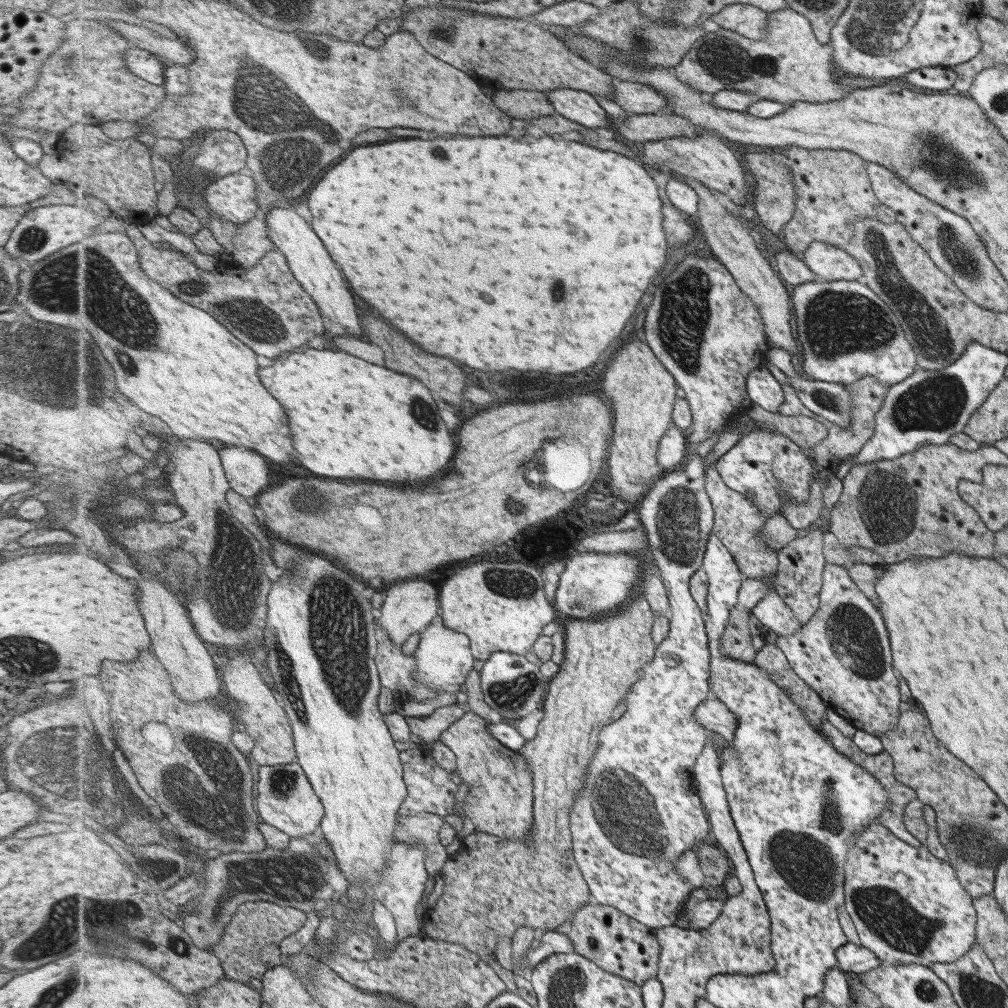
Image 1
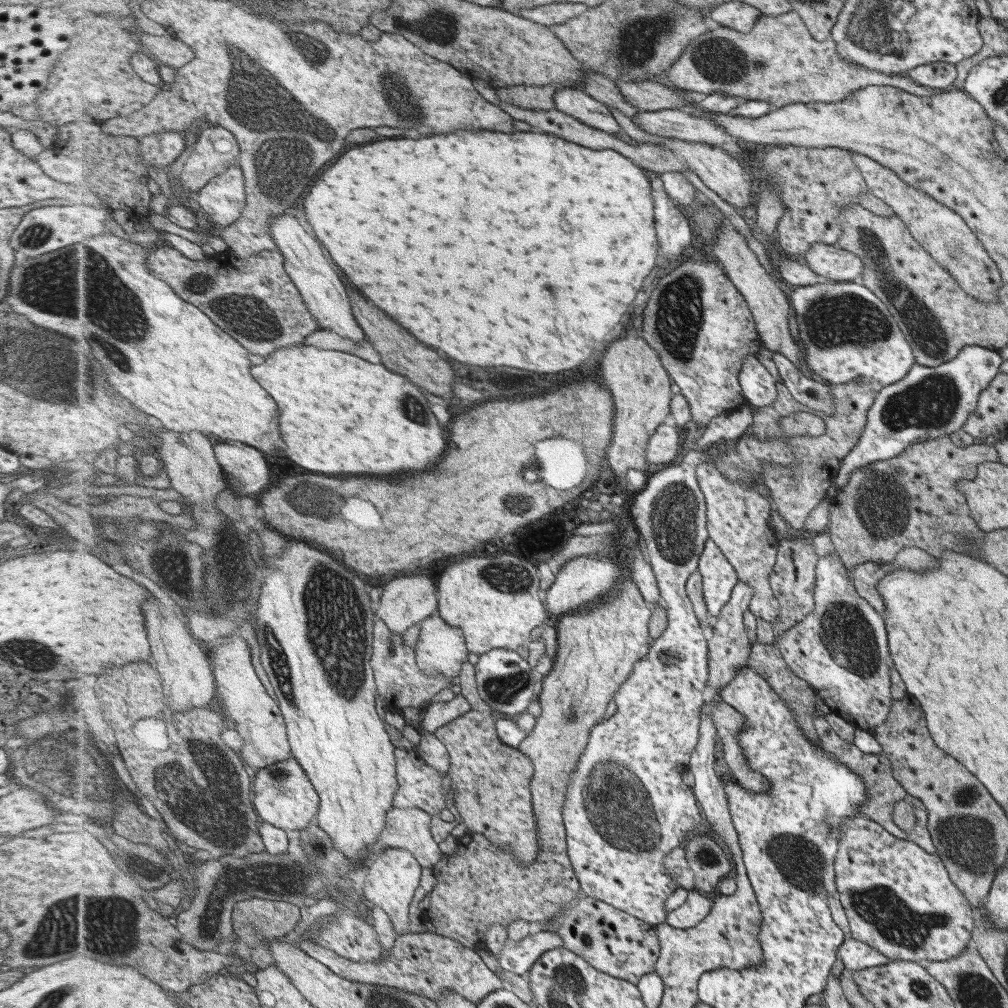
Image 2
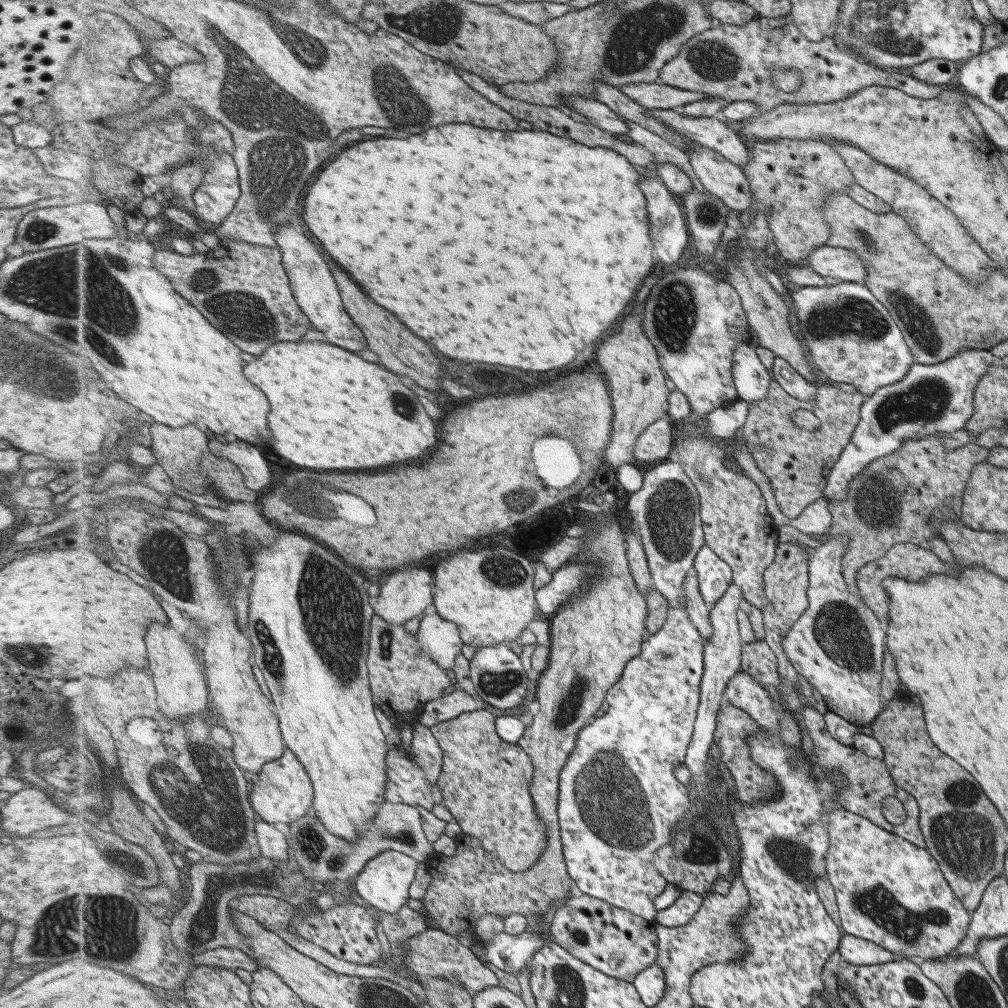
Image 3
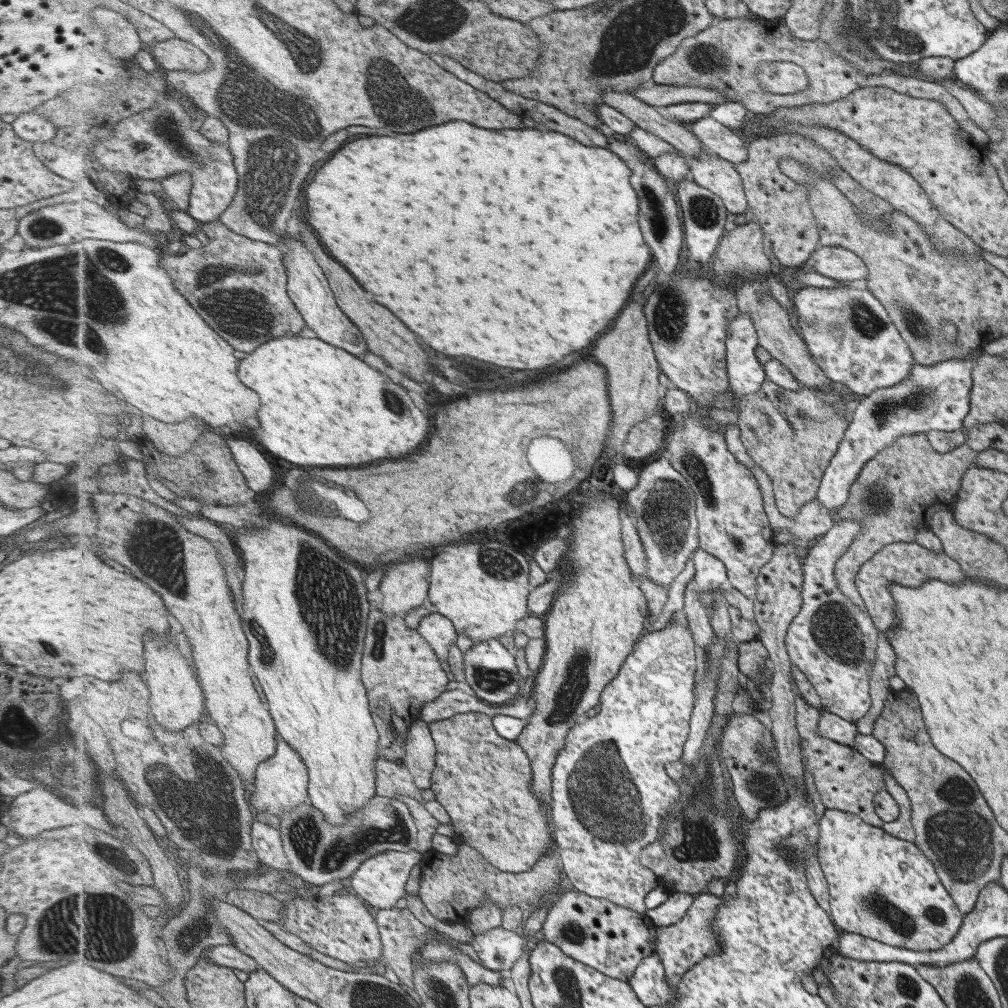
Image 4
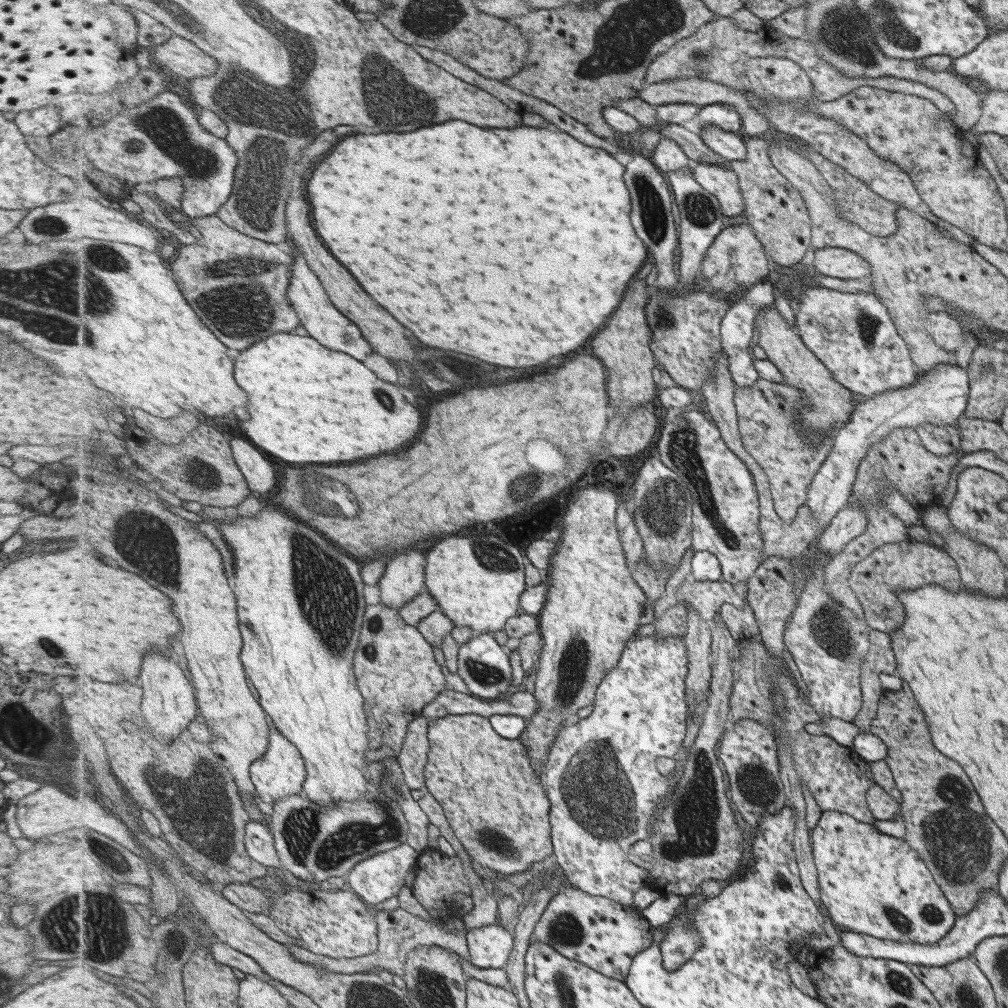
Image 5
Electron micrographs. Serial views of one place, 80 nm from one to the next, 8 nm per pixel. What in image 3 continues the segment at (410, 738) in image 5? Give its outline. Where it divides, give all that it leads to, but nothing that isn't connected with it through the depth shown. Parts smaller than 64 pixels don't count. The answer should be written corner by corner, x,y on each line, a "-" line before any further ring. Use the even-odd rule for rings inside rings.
420,722
413,725
413,739
409,754
414,762
425,770
425,778
431,784
437,784
443,770
444,750
430,727

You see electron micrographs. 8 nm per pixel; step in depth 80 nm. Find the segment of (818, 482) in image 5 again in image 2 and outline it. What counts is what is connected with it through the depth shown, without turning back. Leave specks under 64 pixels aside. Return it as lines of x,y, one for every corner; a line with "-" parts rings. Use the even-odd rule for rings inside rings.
980,346
963,347
949,362
939,366
914,364
908,374
897,383
880,387
869,407
860,440
839,462
831,481
840,490
849,473
876,461
886,462
913,443
949,435
962,428
976,408
980,392
999,374
1003,358
999,352

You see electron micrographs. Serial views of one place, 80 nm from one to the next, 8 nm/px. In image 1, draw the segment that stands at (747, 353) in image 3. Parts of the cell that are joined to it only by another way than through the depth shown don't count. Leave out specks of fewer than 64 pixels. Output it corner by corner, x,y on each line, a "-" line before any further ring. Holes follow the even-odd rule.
766,368
749,372
745,377
745,389
752,404
766,411
777,413
784,402
780,384

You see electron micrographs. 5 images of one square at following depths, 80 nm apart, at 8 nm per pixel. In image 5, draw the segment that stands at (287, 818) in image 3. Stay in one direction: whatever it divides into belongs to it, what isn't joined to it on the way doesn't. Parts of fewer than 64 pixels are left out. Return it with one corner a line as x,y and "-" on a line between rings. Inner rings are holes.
272,724
270,739
272,744
270,744
268,754
252,764
252,782
259,798
272,805
280,802
286,796
304,793
303,788
308,776
308,769
297,745
293,744
275,724

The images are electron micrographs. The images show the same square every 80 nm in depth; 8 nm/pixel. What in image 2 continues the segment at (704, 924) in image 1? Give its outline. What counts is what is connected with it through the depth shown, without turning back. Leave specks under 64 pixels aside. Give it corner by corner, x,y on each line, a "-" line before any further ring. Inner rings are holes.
688,891
685,902
667,913
667,923
675,928
693,928
711,915
714,900
701,896
699,891

